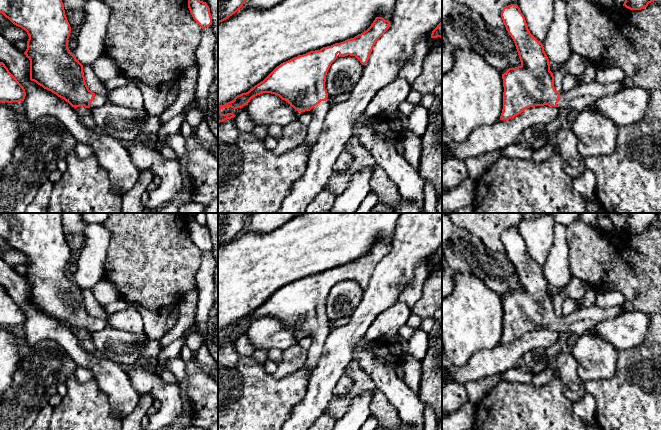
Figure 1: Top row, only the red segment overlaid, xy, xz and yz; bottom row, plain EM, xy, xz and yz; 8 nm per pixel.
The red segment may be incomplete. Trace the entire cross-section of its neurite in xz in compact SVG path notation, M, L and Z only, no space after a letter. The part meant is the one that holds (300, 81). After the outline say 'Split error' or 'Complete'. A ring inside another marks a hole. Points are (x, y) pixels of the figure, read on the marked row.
M376 17L366 31L354 38L298 55L281 63L248 92L237 95L224 105L218 105L218 123L236 116L233 113L222 114L220 111L223 108L241 108L248 105L250 100L257 95L275 94L298 112L310 111L312 113L312 120L308 125L304 141L312 149L319 138L330 109L325 82L331 64L339 54L341 57L355 56L362 65L365 65L375 43L389 26L390 21Z. Split error

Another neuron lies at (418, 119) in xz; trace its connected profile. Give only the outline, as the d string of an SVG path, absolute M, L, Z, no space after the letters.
M416 105L414 110L408 115L407 131L421 137L428 125L428 108Z

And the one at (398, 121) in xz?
M399 110L386 116L388 124L390 127L397 132L405 132L408 125L408 116L400 112Z

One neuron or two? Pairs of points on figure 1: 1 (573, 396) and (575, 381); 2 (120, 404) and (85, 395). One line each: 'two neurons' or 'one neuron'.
1: one neuron
2: two neurons

